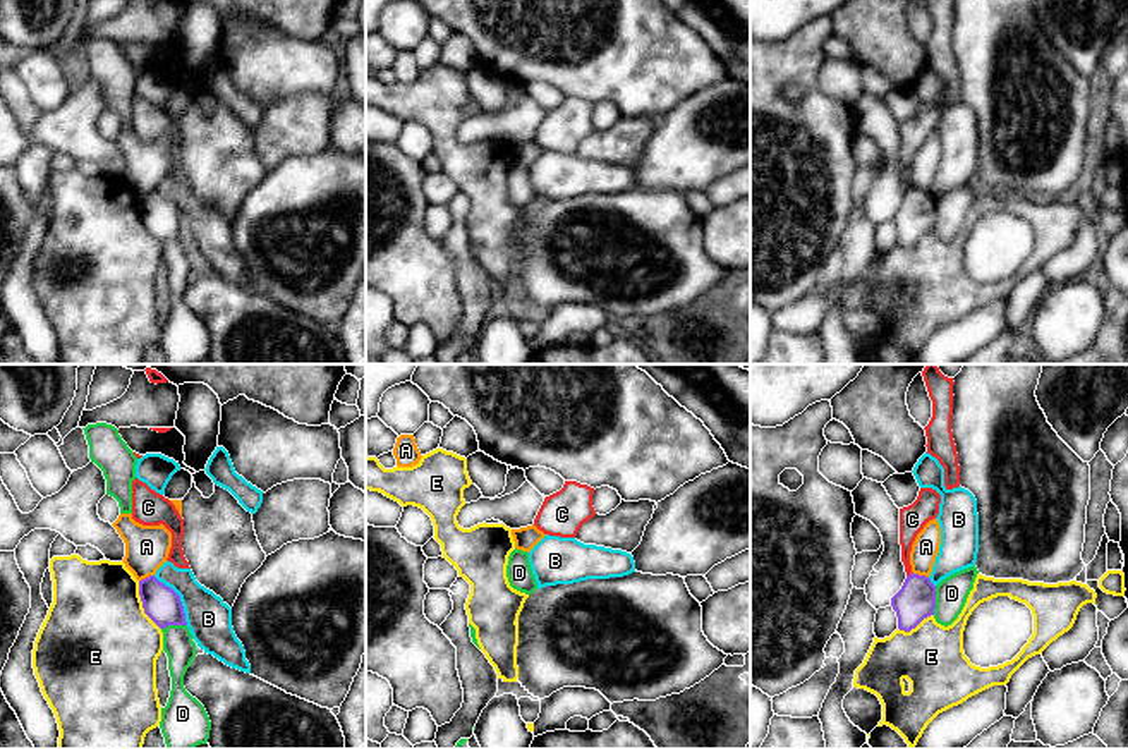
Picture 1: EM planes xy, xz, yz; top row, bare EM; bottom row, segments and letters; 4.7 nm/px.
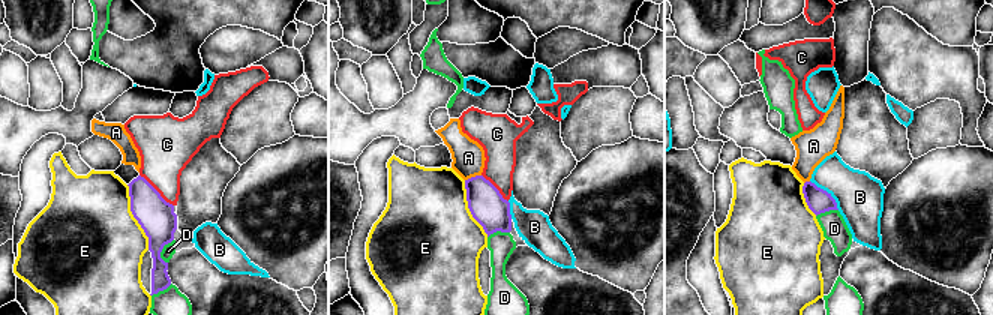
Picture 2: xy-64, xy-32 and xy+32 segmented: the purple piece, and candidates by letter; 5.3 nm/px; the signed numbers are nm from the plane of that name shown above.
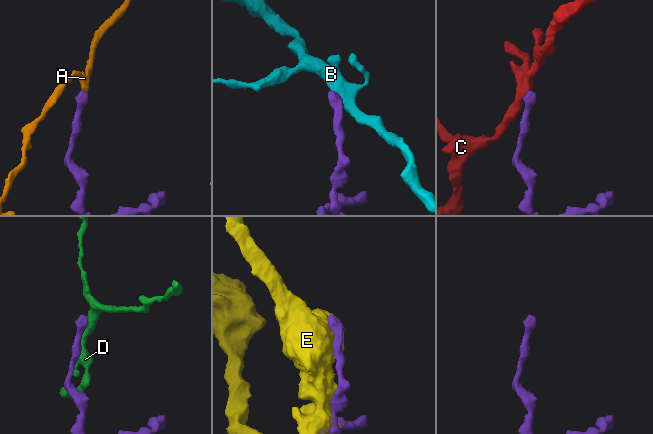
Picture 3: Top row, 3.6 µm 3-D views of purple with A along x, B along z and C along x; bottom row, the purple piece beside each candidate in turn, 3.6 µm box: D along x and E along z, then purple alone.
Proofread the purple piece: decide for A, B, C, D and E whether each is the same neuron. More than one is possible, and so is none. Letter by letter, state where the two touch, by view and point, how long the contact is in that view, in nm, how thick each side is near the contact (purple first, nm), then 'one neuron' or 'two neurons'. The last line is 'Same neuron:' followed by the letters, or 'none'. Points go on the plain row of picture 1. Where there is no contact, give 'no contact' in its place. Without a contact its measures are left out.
A: contact yz (921, 191); length 90 nm; calibres 180 and 130 nm; two neurons
B: contact xy (179, 213); length 280 nm; calibres 170 and 200 nm; two neurons
C: contact yz (910, 189); length 40 nm; calibres 180 and 120 nm; two neurons
D: contact yz (934, 215); length 140 nm; calibres 180 and 150 nm; two neurons
E: contact xy (143, 220); length 260 nm; calibres 170 and 480 nm; two neurons
Same neuron: none

